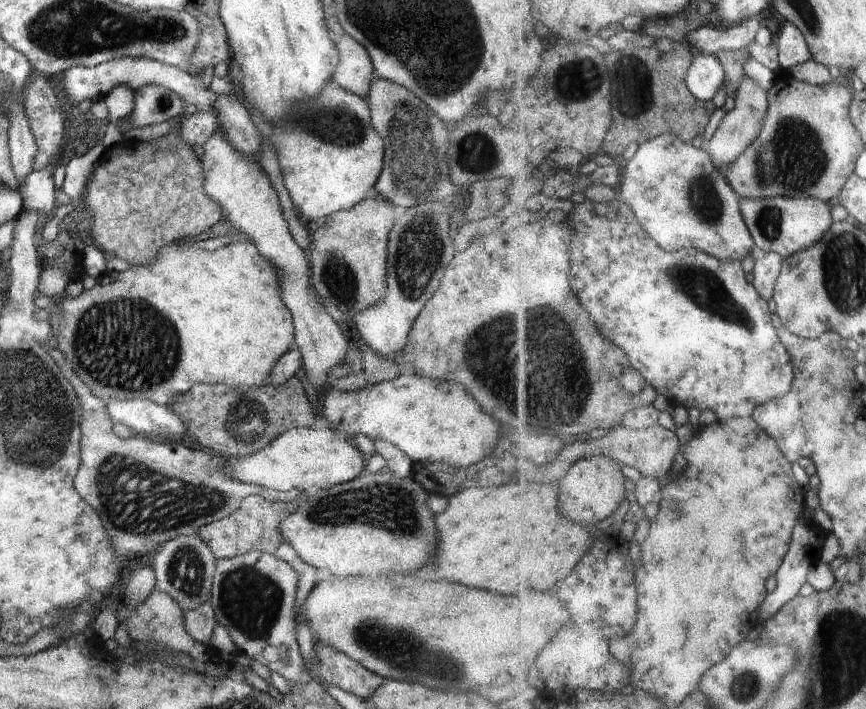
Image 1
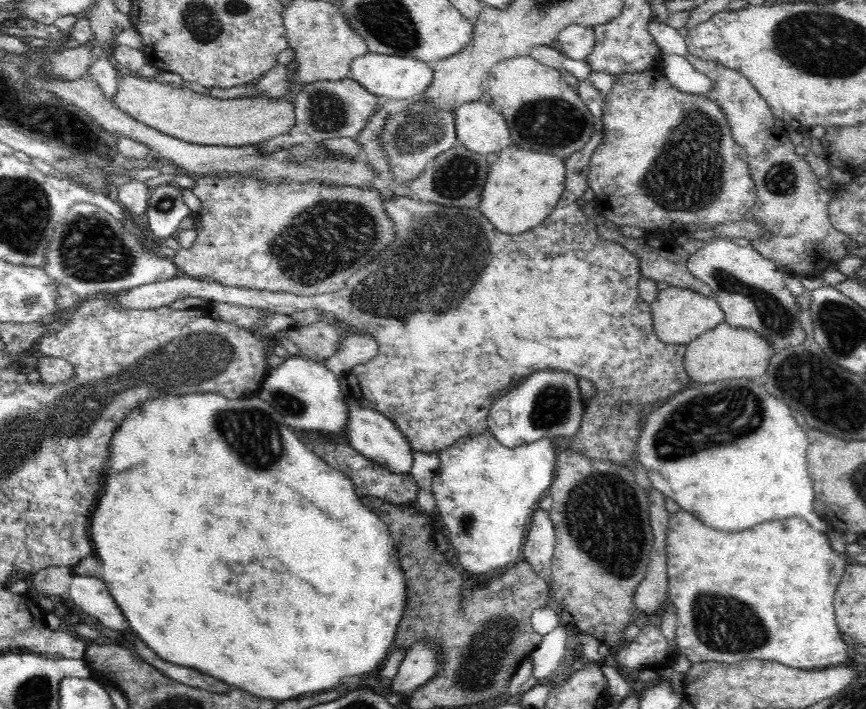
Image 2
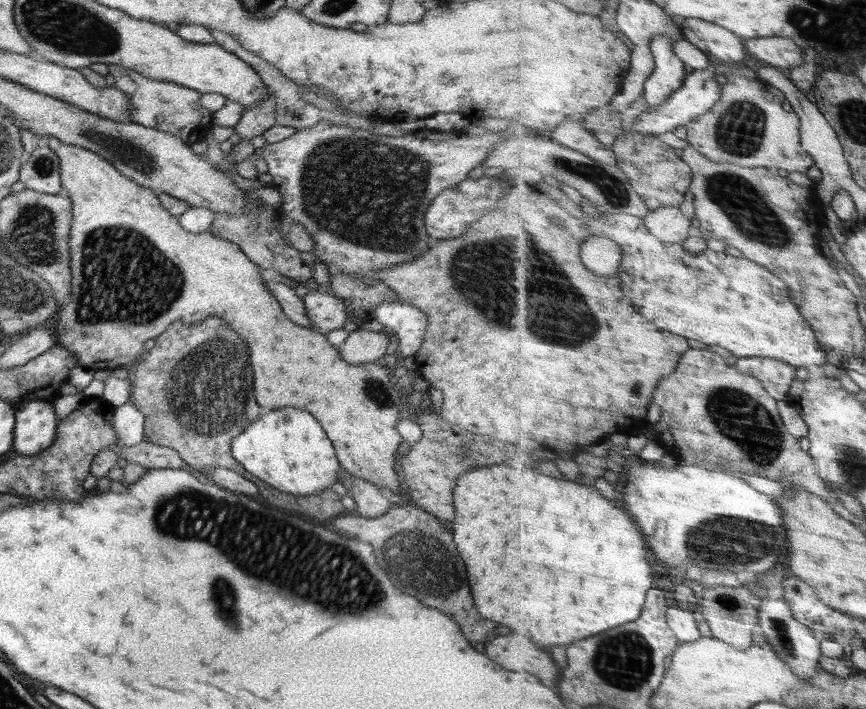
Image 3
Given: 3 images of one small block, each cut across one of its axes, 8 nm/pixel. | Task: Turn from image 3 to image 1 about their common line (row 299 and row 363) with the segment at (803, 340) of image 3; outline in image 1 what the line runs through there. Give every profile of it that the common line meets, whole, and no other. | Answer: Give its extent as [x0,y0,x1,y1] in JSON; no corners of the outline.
[570,197,794,420]

